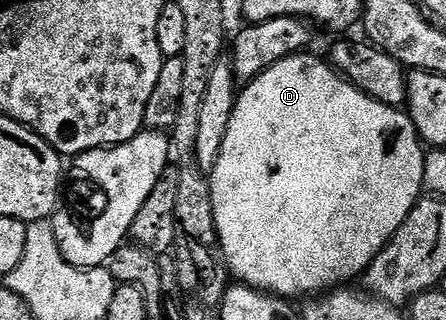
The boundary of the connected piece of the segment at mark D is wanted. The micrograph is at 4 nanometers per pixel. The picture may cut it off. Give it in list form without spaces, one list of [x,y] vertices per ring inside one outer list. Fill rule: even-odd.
[[[301,52],[283,58],[239,91],[225,142],[210,173],[216,235],[229,275],[237,283],[252,286],[261,292],[271,292],[285,300],[316,296],[351,283],[348,282],[351,278],[359,279],[367,271],[368,265],[376,259],[378,252],[382,252],[382,248],[394,236],[394,232],[402,228],[402,220],[410,216],[410,212],[420,201],[424,190],[425,153],[425,143],[421,142],[420,133],[403,109],[374,100],[349,82],[343,74],[337,74],[325,59],[323,62],[322,59],[315,58],[312,52]]]

